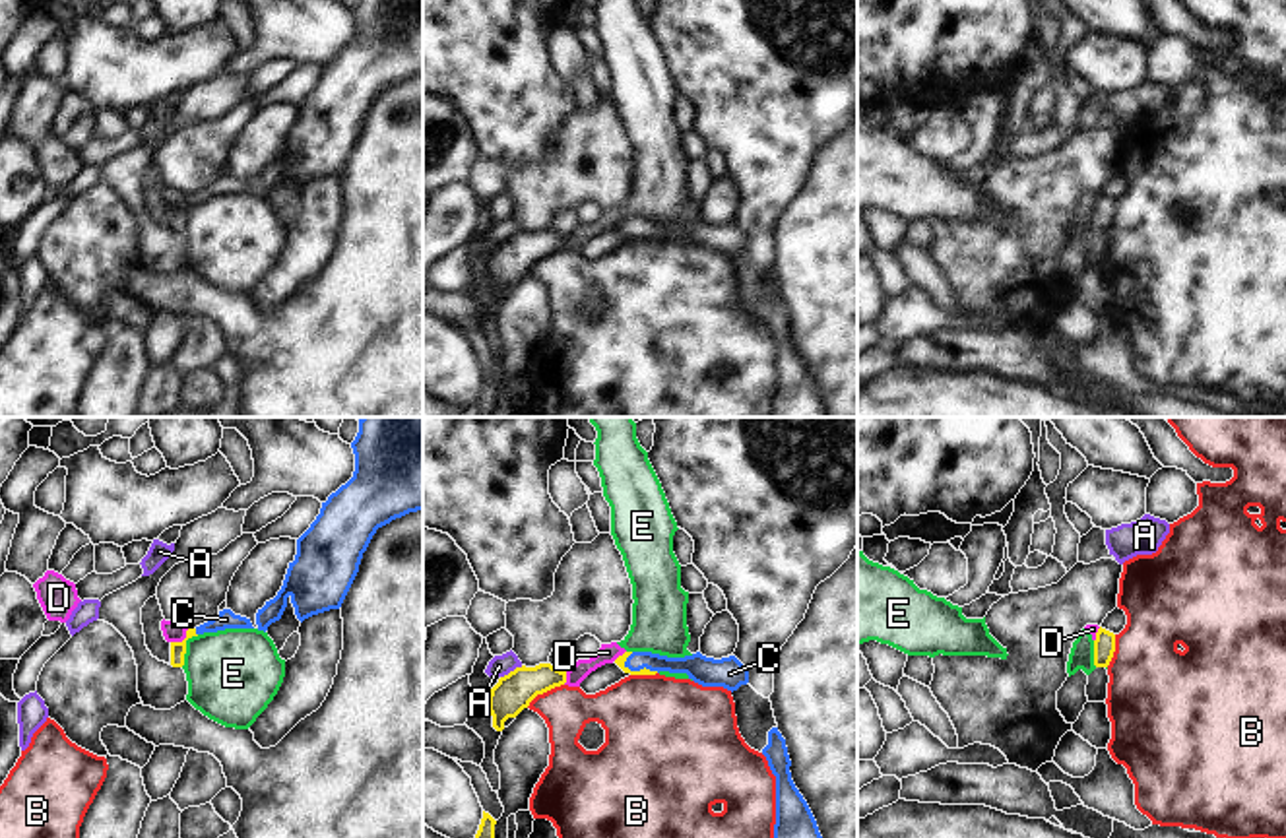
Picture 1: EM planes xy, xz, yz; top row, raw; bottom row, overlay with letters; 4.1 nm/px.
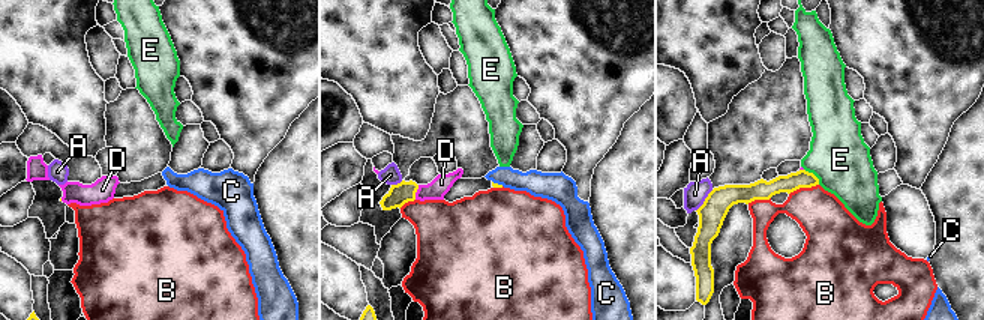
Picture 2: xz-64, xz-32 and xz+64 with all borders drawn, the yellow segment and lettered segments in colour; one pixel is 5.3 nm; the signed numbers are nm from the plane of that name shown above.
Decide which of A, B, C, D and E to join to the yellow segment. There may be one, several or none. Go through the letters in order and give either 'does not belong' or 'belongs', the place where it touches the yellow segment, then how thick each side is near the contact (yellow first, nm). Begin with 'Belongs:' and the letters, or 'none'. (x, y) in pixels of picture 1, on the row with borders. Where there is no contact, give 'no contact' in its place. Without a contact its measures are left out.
Belongs: C
A: does not belong; contact xz (511, 672); calibres 160 and 90 nm
B: does not belong; contact xz (544, 691); calibres 160 and 200 nm
C: belongs; contact xz (641, 670); calibres 40 and 120 nm
D: does not belong; contact xy (185, 639); calibres 60 and 80 nm
E: does not belong; contact xy (185, 648); calibres 60 and 380 nm

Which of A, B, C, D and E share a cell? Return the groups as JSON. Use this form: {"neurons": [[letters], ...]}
{"neurons": [["A"], ["B"], ["C"], ["D", "E"]]}

